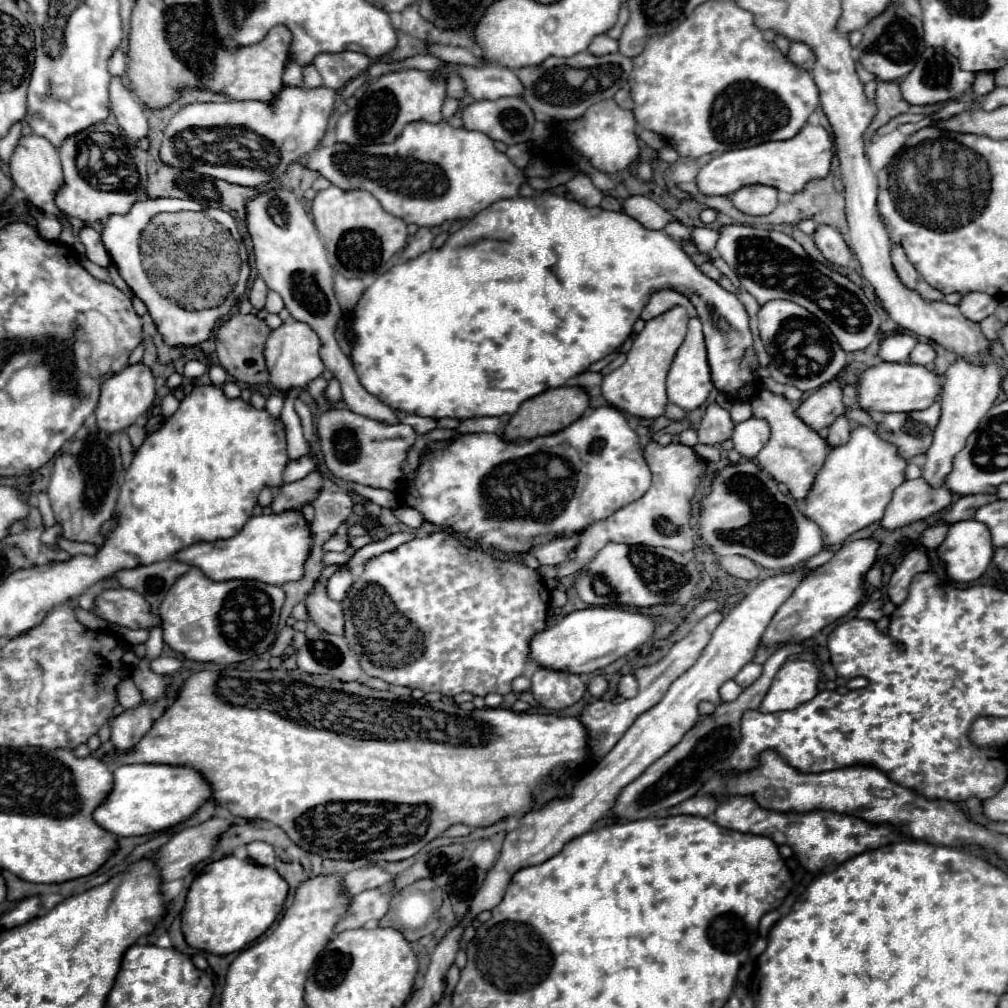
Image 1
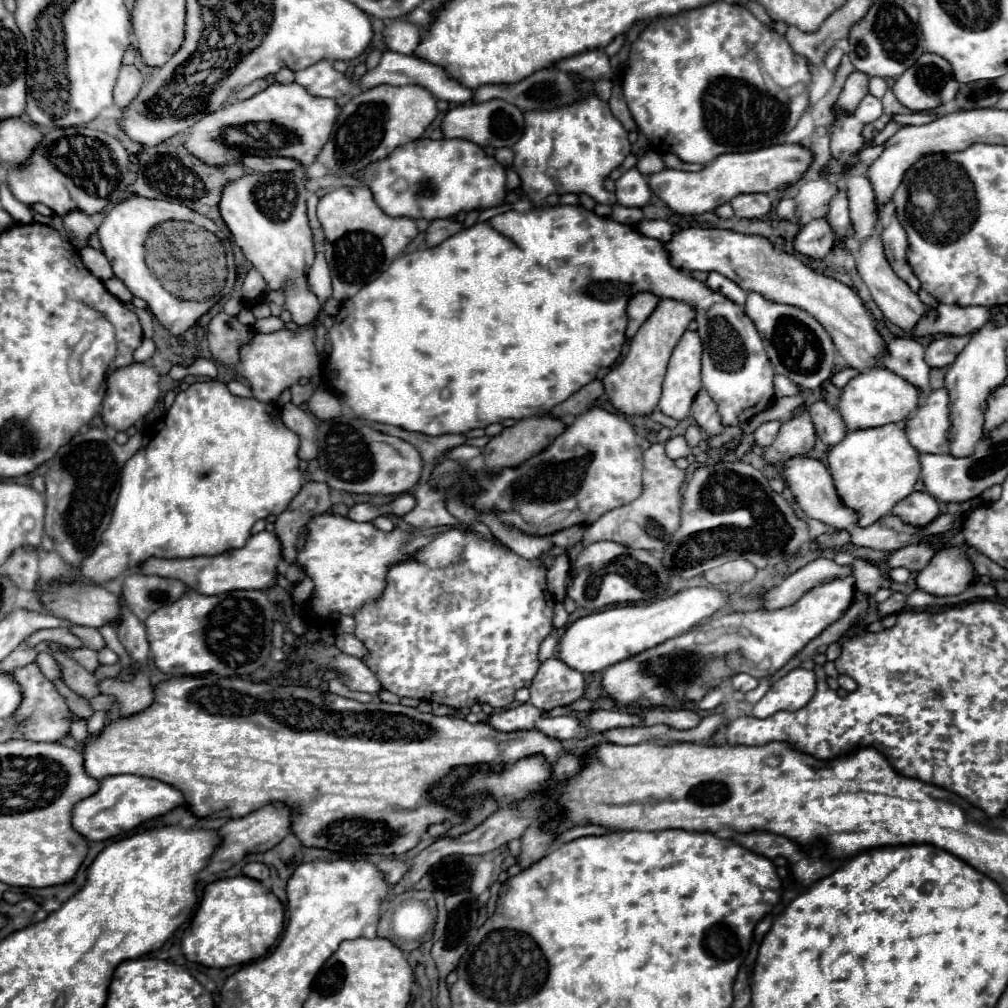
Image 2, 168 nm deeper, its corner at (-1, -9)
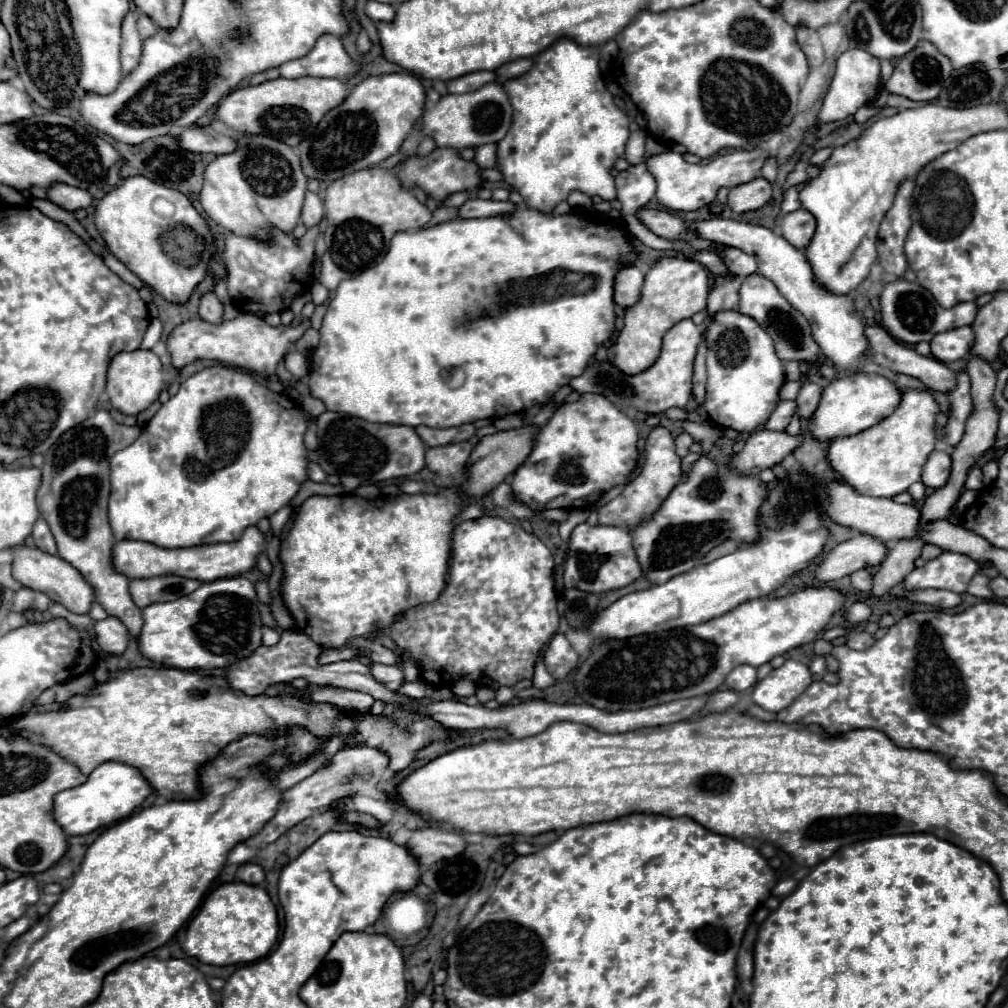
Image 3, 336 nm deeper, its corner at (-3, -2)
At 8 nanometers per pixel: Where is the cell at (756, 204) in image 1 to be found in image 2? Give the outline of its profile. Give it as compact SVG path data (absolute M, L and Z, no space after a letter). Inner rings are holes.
M765 193L737 195L737 197L731 199L731 207L733 207L737 217L743 217L743 219L761 219L761 217L765 217L771 211L773 201Z

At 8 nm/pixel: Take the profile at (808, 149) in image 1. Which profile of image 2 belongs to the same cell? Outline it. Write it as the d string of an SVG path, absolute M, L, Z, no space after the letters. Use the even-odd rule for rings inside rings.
M799 143L793 145L771 145L749 153L725 153L705 165L699 173L663 169L661 173L649 175L649 187L677 213L701 215L729 203L741 193L771 193L795 185L811 167L813 153Z

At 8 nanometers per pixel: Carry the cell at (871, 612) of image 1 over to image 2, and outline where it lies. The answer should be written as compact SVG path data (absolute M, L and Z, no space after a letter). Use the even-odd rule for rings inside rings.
M891 593L891 597L887 601L879 603L879 607L877 607L879 617L883 619L883 617L887 617L891 613L899 613L905 607L905 601L907 601L907 597L903 593Z

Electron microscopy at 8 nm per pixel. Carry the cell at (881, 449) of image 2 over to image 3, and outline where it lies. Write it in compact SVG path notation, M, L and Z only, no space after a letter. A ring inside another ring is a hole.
M905 390L897 410L889 418L855 436L833 440L833 446L829 446L829 462L833 470L839 472L849 486L865 496L893 498L895 494L905 492L921 478L921 468L937 446L937 412L939 404L935 402L933 392Z

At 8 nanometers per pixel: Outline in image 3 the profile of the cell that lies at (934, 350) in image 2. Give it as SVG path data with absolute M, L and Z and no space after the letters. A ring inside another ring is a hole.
M963 326L963 328L955 328L943 334L937 334L931 340L931 352L937 360L949 364L953 360L961 360L963 356L967 358L967 354L971 352L975 334L971 326Z

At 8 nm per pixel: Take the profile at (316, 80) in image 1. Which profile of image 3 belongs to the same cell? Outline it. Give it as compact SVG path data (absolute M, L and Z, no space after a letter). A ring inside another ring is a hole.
M323 34L311 52L303 58L289 60L279 66L283 78L303 78L303 76L319 76L319 78L349 78L359 70L359 66L347 56L343 44L333 34Z

